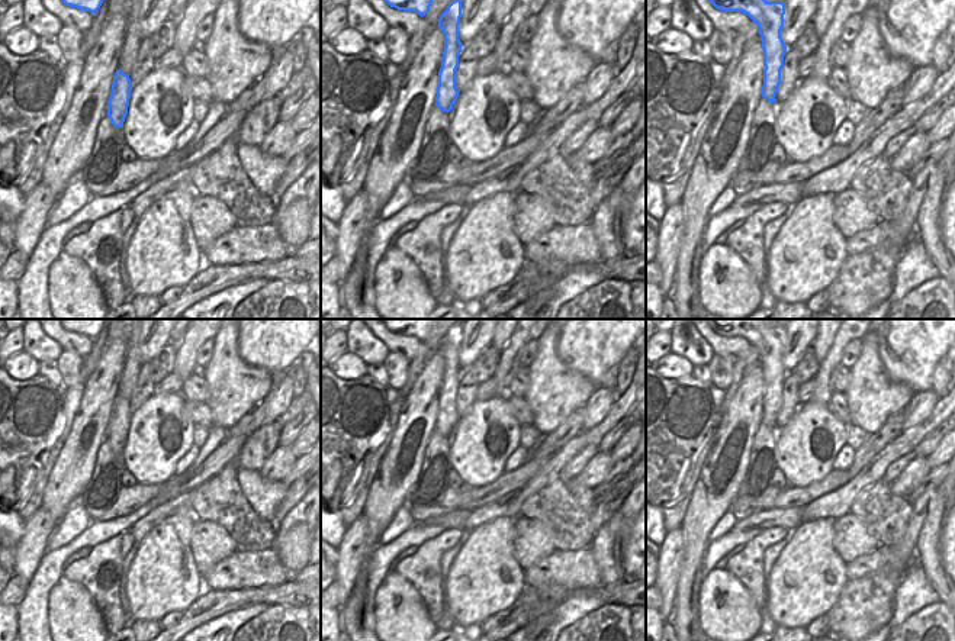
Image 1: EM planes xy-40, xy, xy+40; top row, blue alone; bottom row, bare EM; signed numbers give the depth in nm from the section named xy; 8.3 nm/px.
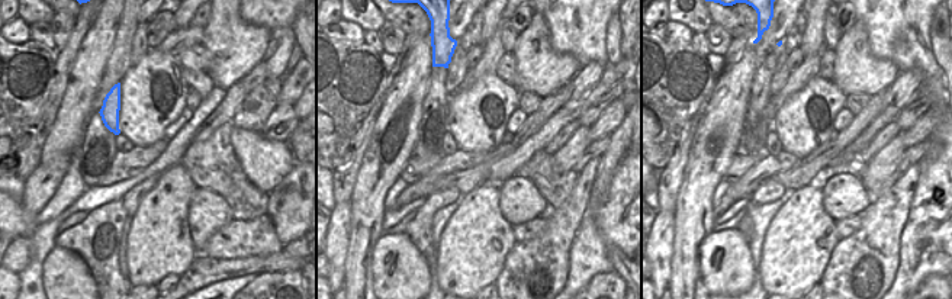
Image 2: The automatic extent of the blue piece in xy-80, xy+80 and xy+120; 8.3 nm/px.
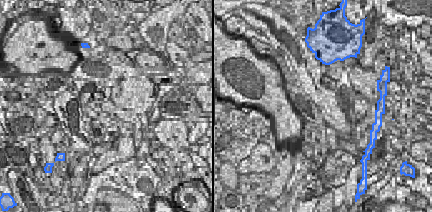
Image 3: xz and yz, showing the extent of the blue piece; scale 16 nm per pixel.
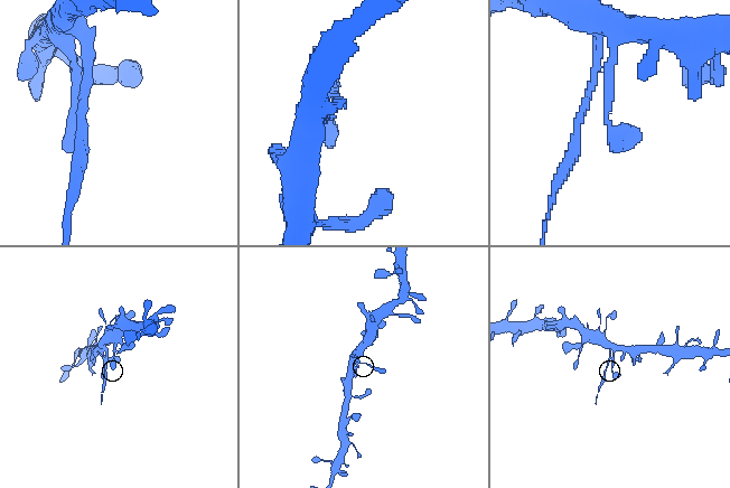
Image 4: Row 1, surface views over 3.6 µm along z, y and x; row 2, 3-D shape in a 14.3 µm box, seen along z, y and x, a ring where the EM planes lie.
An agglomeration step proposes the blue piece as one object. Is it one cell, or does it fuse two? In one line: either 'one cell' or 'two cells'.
two cells

